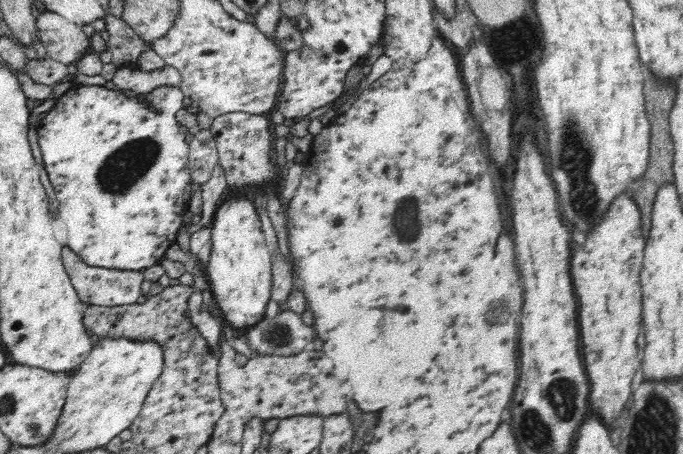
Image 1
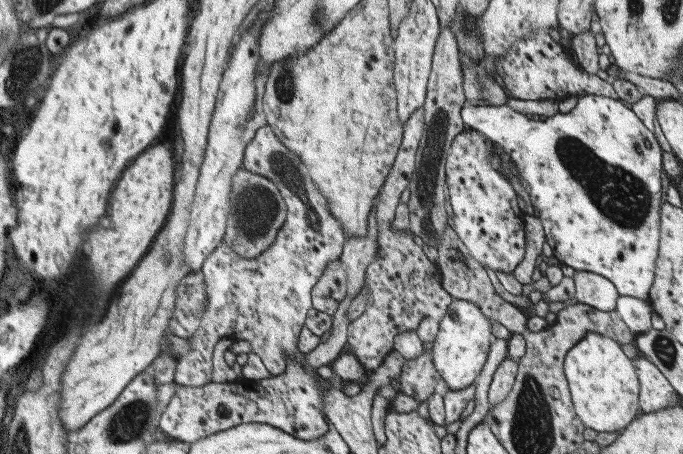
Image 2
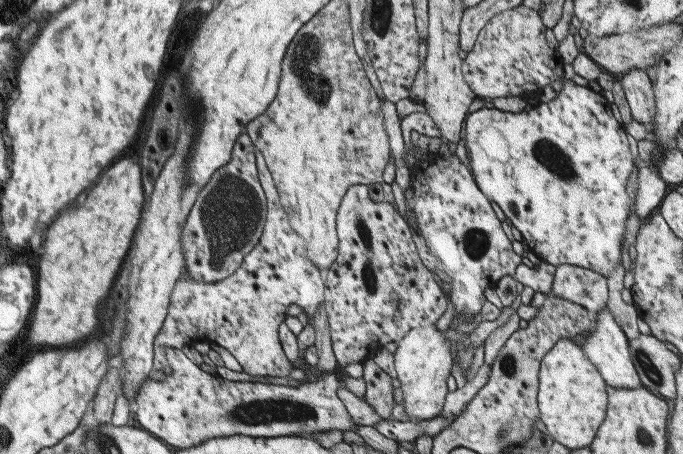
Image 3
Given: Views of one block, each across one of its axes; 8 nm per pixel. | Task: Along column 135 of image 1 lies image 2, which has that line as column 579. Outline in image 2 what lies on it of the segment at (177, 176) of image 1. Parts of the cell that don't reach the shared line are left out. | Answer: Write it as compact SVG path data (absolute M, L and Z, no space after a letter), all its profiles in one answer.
M583 94L577 98L575 108L571 108L567 114L553 114L549 118L539 118L539 120L531 120L525 114L513 112L507 106L463 106L461 108L461 120L465 122L465 130L477 130L481 136L485 136L491 144L493 150L501 150L503 154L509 156L509 164L513 164L517 168L517 182L523 186L523 190L529 196L531 206L535 208L543 230L543 238L545 238L545 250L547 256L551 258L551 262L555 264L563 264L567 268L583 270L583 272L593 272L599 274L603 278L607 278L615 292L619 296L631 296L631 298L641 298L647 300L647 292L649 292L649 284L653 284L653 268L655 268L655 258L657 258L657 234L659 234L659 214L661 214L661 154L663 150L657 146L653 132L647 130L643 126L643 122L637 118L637 114L633 114L633 110L623 104L619 98L607 98L607 96L595 96L595 94Z

